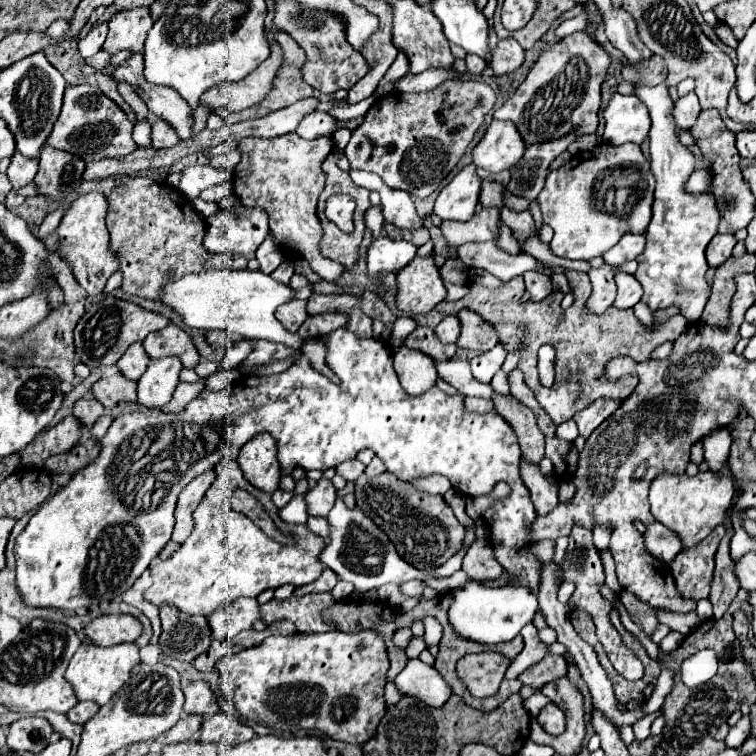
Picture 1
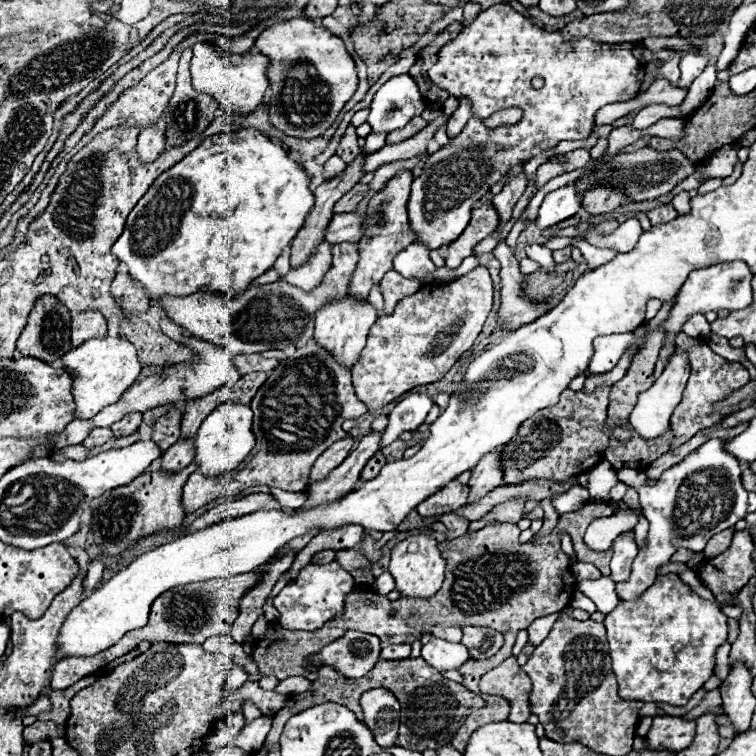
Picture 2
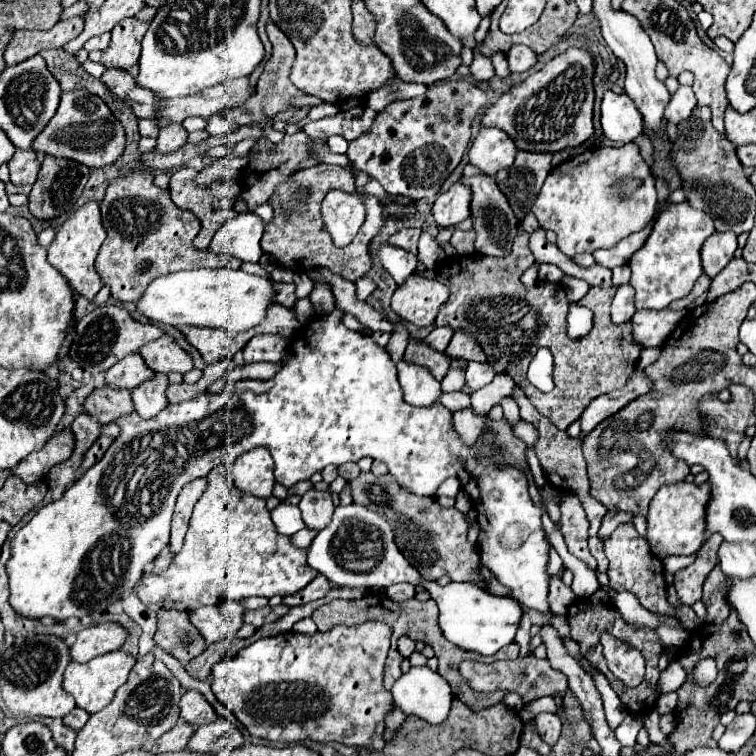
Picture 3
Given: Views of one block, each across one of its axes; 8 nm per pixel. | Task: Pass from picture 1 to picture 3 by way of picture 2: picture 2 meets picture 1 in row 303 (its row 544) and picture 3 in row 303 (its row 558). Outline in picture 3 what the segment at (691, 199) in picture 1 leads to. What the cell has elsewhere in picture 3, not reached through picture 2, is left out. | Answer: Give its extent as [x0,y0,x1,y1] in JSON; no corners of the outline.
[629,202,714,310]

